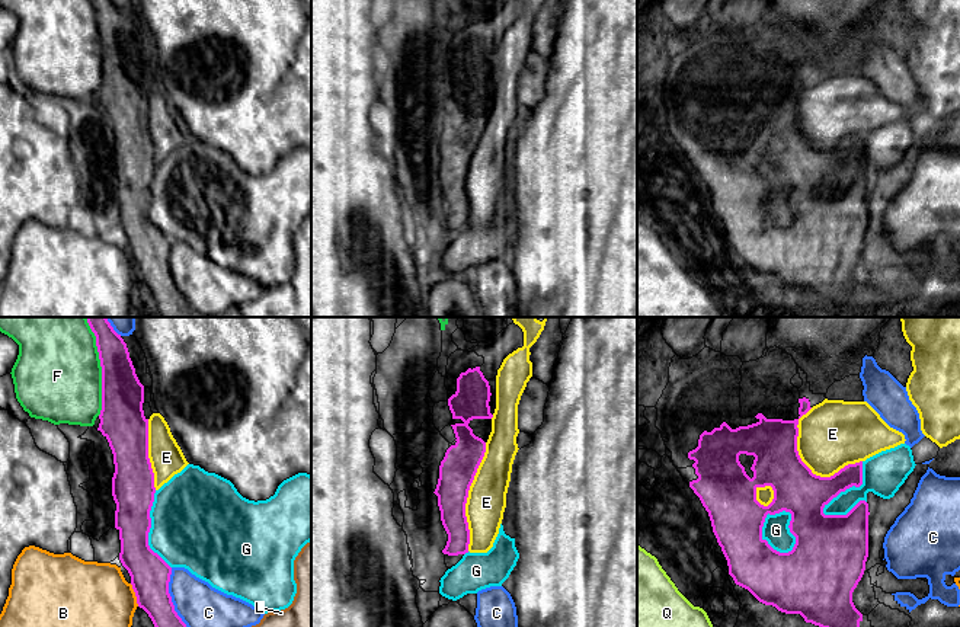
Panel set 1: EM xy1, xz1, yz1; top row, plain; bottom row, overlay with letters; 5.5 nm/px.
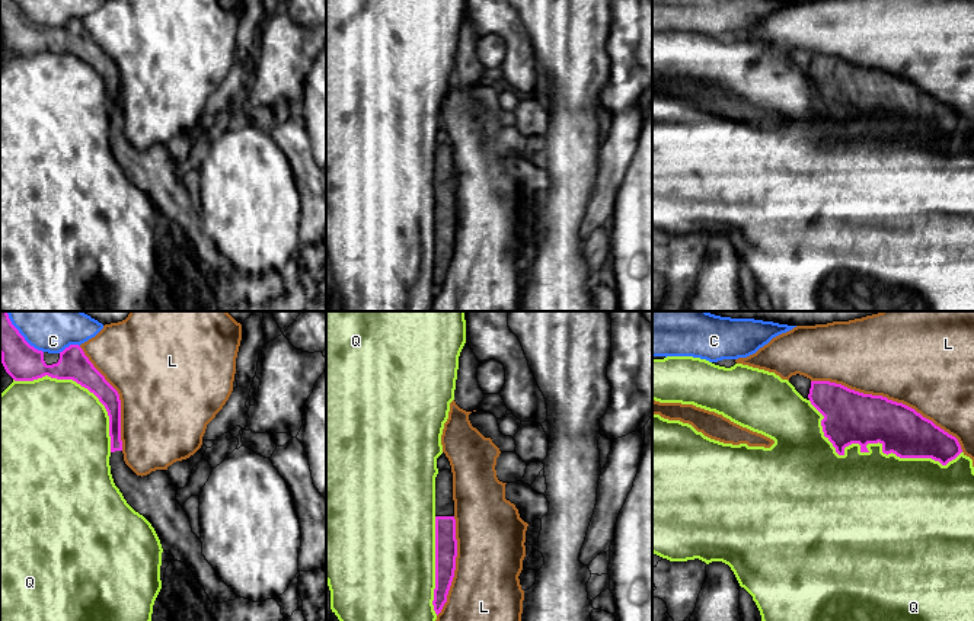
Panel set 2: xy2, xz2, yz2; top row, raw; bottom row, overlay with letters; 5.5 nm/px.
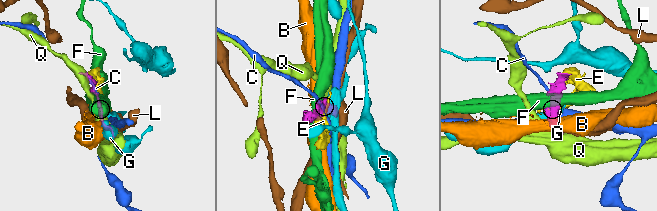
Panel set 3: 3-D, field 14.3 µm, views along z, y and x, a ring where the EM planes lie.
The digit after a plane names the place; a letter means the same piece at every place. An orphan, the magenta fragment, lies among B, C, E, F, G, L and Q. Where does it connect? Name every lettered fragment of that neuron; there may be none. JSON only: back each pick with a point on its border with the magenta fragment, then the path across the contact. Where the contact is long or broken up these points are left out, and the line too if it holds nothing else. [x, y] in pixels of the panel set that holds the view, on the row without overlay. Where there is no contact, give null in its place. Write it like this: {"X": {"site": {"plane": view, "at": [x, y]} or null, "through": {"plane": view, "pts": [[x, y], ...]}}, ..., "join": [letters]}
{"join": []}

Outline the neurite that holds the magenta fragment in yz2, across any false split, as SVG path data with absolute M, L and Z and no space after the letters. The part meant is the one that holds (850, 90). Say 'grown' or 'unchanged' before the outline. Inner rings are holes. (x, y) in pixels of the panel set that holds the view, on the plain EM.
unchanged; M811 55L808 73L824 90L821 95L824 111L839 129L844 129L844 122L852 118L859 118L860 127L869 127L866 119L879 116L887 129L892 127L900 132L932 132L946 140L962 127L955 111L914 83L887 71L863 68L830 55Z

